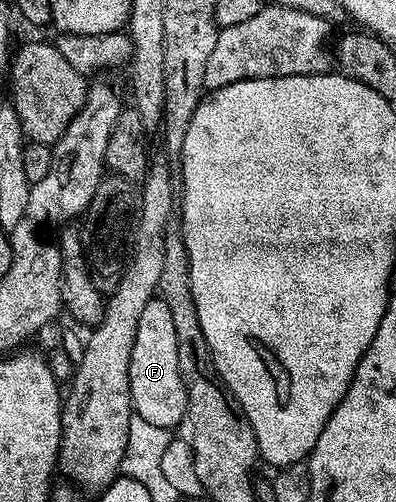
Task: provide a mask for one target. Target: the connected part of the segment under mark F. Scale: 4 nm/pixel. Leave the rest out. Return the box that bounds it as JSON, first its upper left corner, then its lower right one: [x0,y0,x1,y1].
[129,299,189,431]

